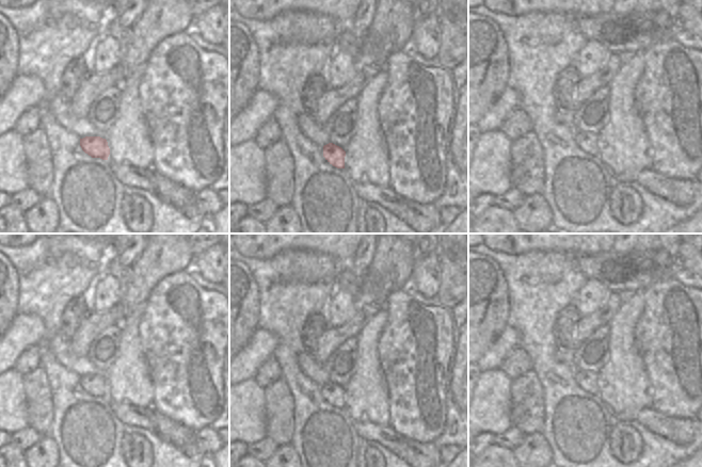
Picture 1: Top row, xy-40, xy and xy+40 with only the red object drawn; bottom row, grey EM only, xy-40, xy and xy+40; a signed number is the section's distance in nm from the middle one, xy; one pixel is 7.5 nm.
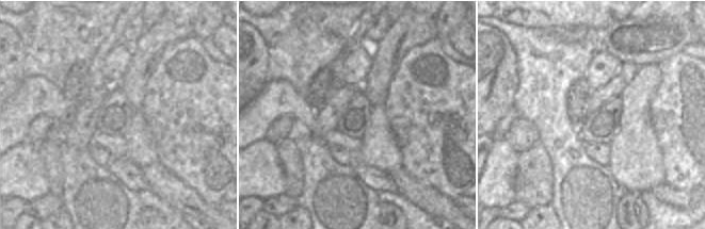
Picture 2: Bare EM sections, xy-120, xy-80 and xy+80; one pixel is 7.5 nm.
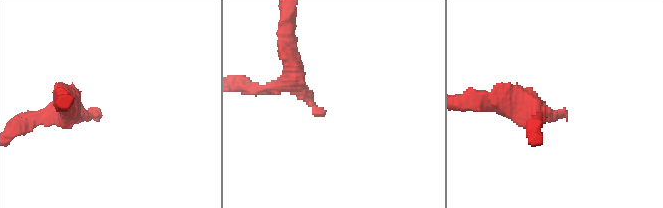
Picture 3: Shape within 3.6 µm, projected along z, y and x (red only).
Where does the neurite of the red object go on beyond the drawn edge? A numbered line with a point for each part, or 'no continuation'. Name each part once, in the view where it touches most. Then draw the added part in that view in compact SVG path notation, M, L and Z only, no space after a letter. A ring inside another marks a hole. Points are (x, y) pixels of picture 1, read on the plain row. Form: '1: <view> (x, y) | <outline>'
1: xy (340, 379) | M330 368L330 382L341 386L345 390L347 389L350 379L350 373L337 373L335 369Z

